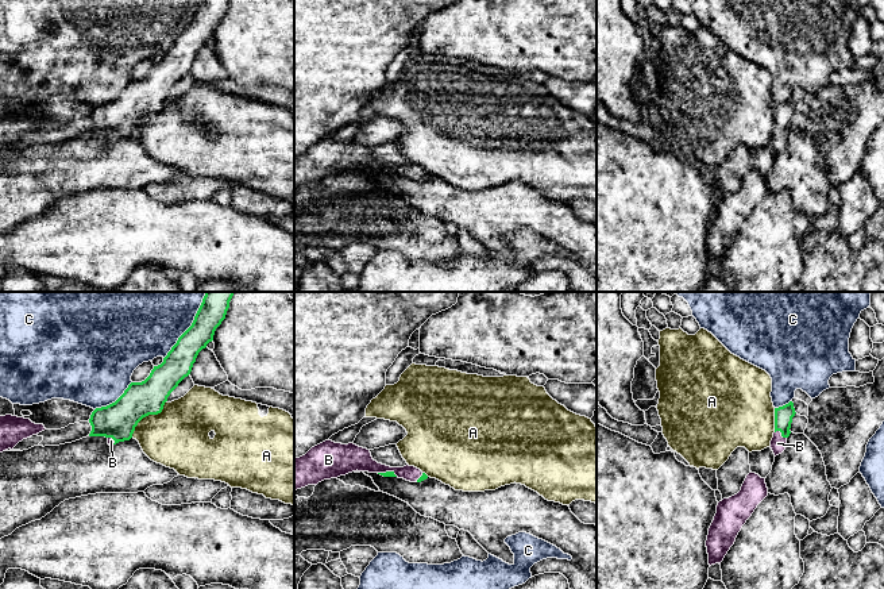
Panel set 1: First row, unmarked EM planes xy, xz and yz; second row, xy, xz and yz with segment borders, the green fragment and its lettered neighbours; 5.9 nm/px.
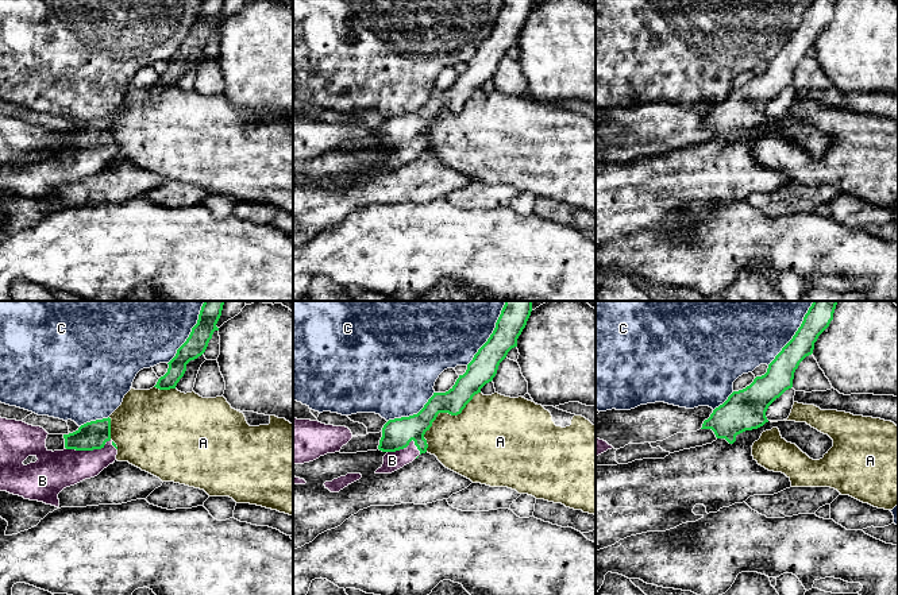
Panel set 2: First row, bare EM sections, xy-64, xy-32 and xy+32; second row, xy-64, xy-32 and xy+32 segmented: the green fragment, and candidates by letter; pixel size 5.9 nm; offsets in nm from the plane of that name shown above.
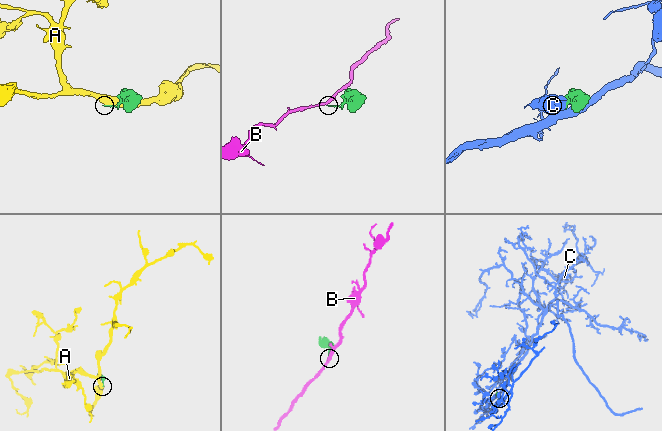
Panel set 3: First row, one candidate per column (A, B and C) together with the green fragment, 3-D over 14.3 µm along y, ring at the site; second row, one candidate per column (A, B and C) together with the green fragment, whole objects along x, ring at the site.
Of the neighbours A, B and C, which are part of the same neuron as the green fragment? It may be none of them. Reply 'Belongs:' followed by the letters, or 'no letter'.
Belongs: B

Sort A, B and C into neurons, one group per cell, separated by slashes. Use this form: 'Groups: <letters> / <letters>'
Groups: A / B / C

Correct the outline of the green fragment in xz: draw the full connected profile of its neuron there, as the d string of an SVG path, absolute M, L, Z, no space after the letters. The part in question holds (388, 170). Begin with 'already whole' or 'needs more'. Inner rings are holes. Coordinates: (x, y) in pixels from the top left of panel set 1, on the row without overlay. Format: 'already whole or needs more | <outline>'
needs more | M328 136L312 145L305 153L294 155L294 189L356 168L378 170L383 174L398 174L410 180L421 180L428 176L414 163L390 165L374 158L367 146Z

